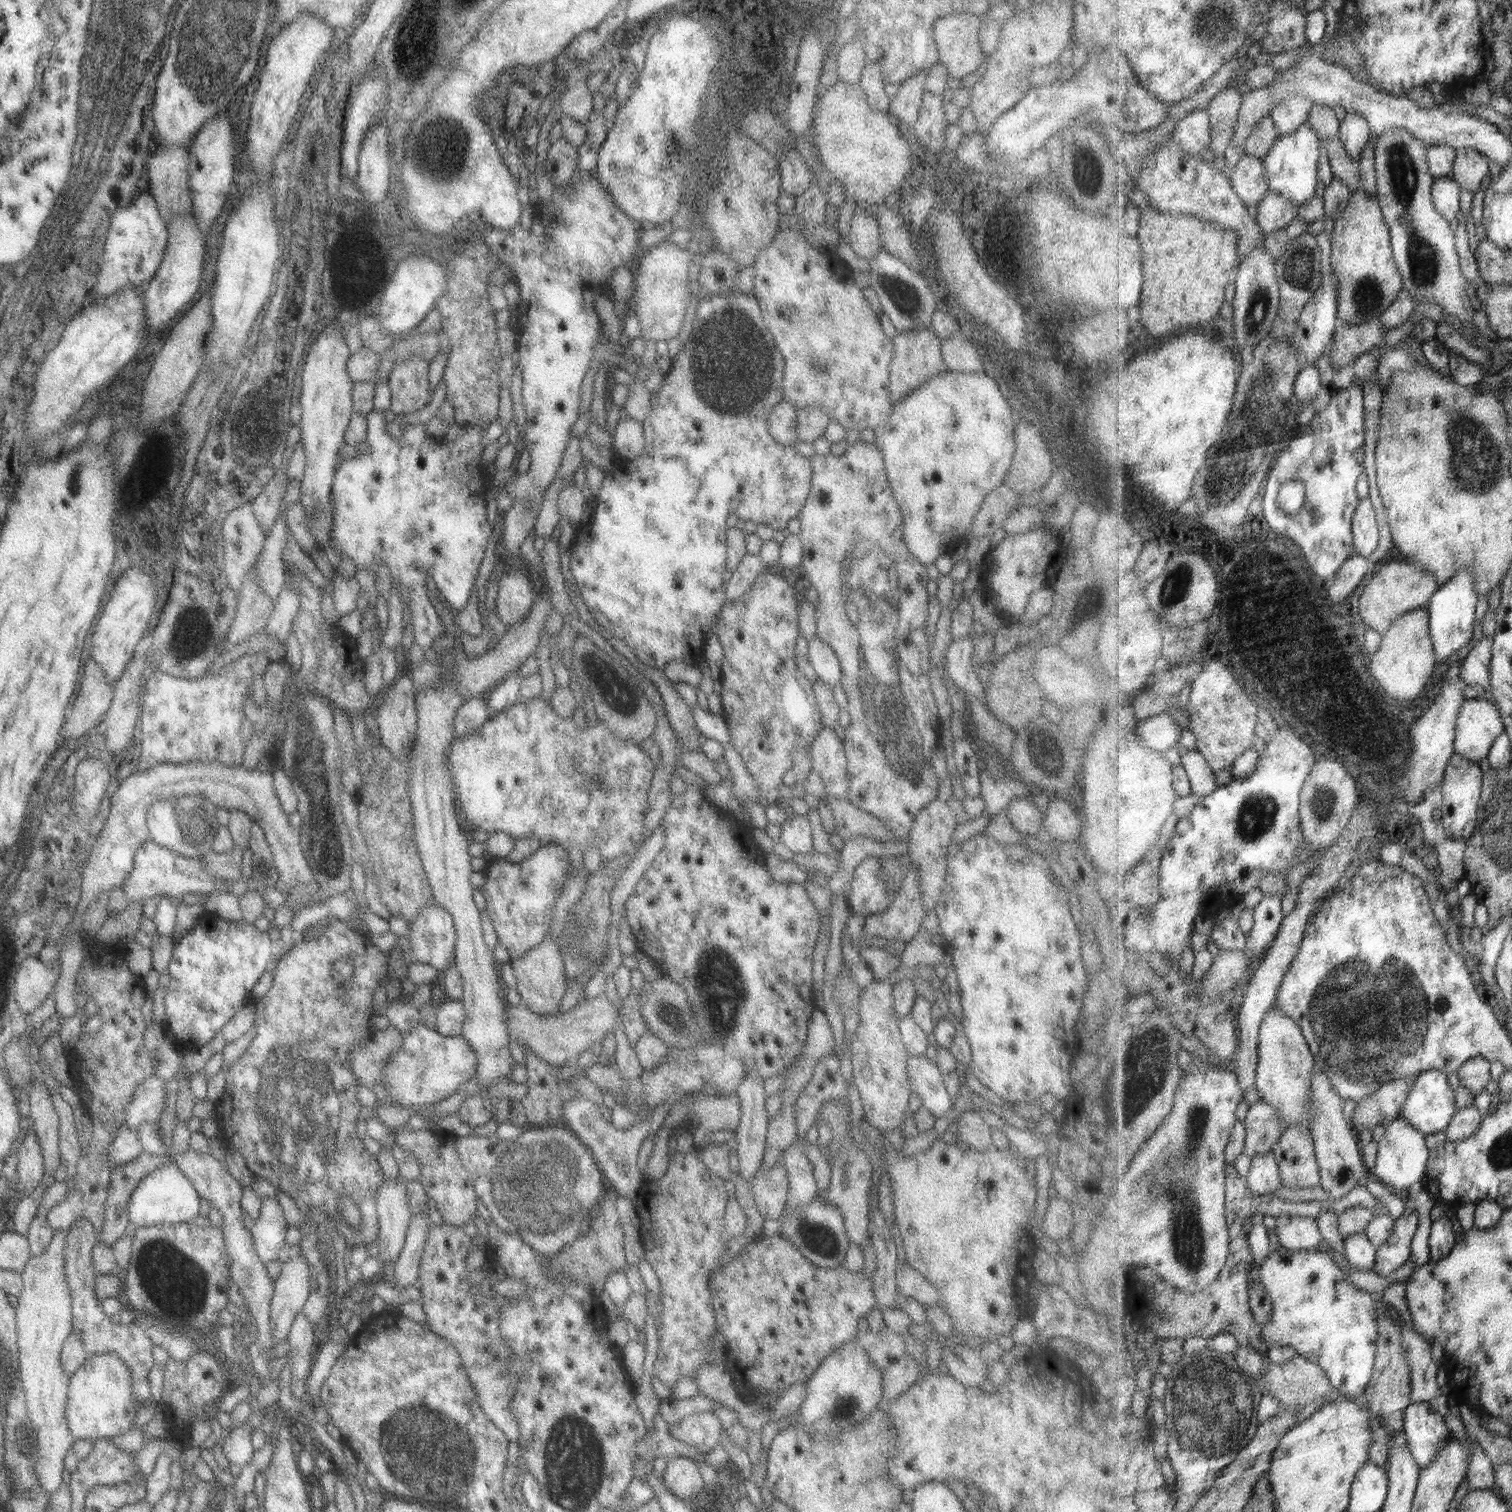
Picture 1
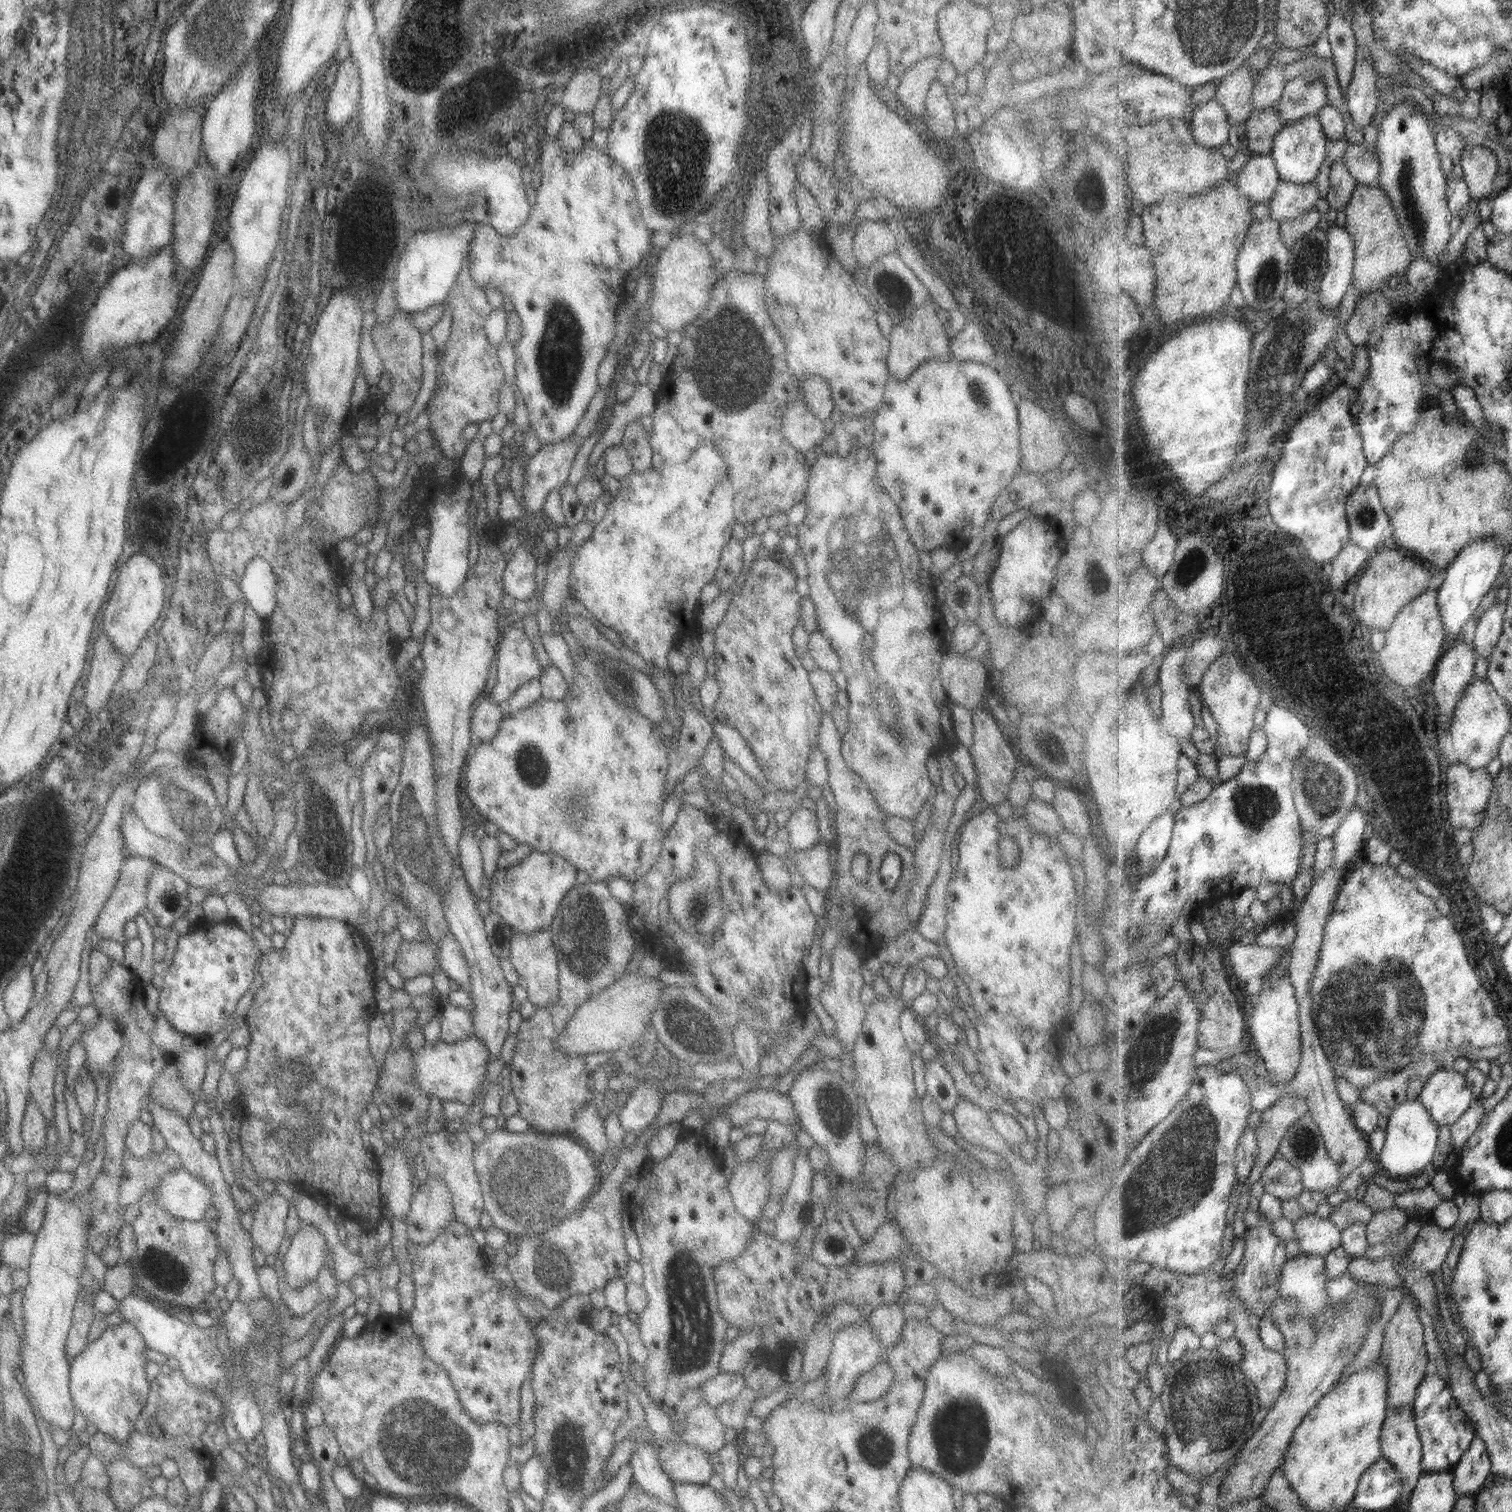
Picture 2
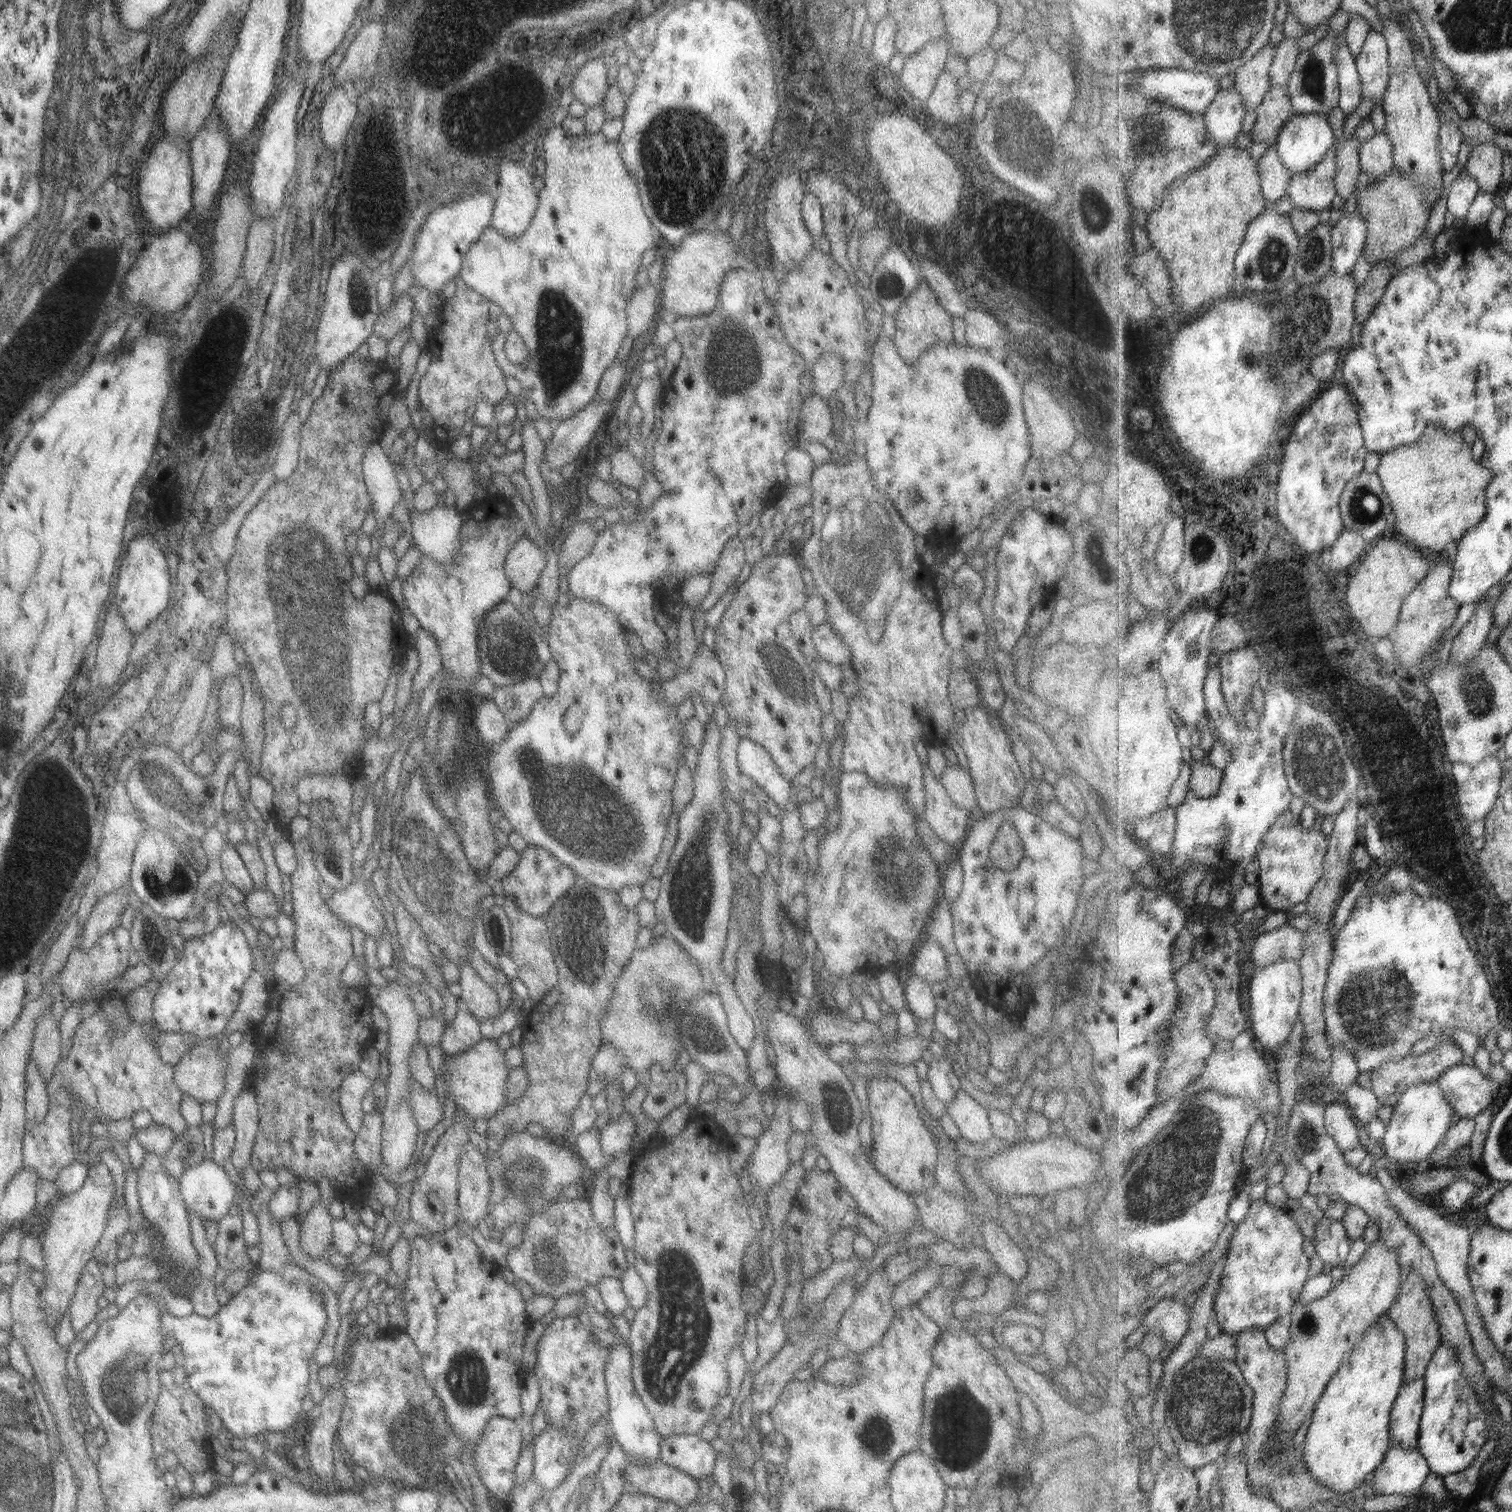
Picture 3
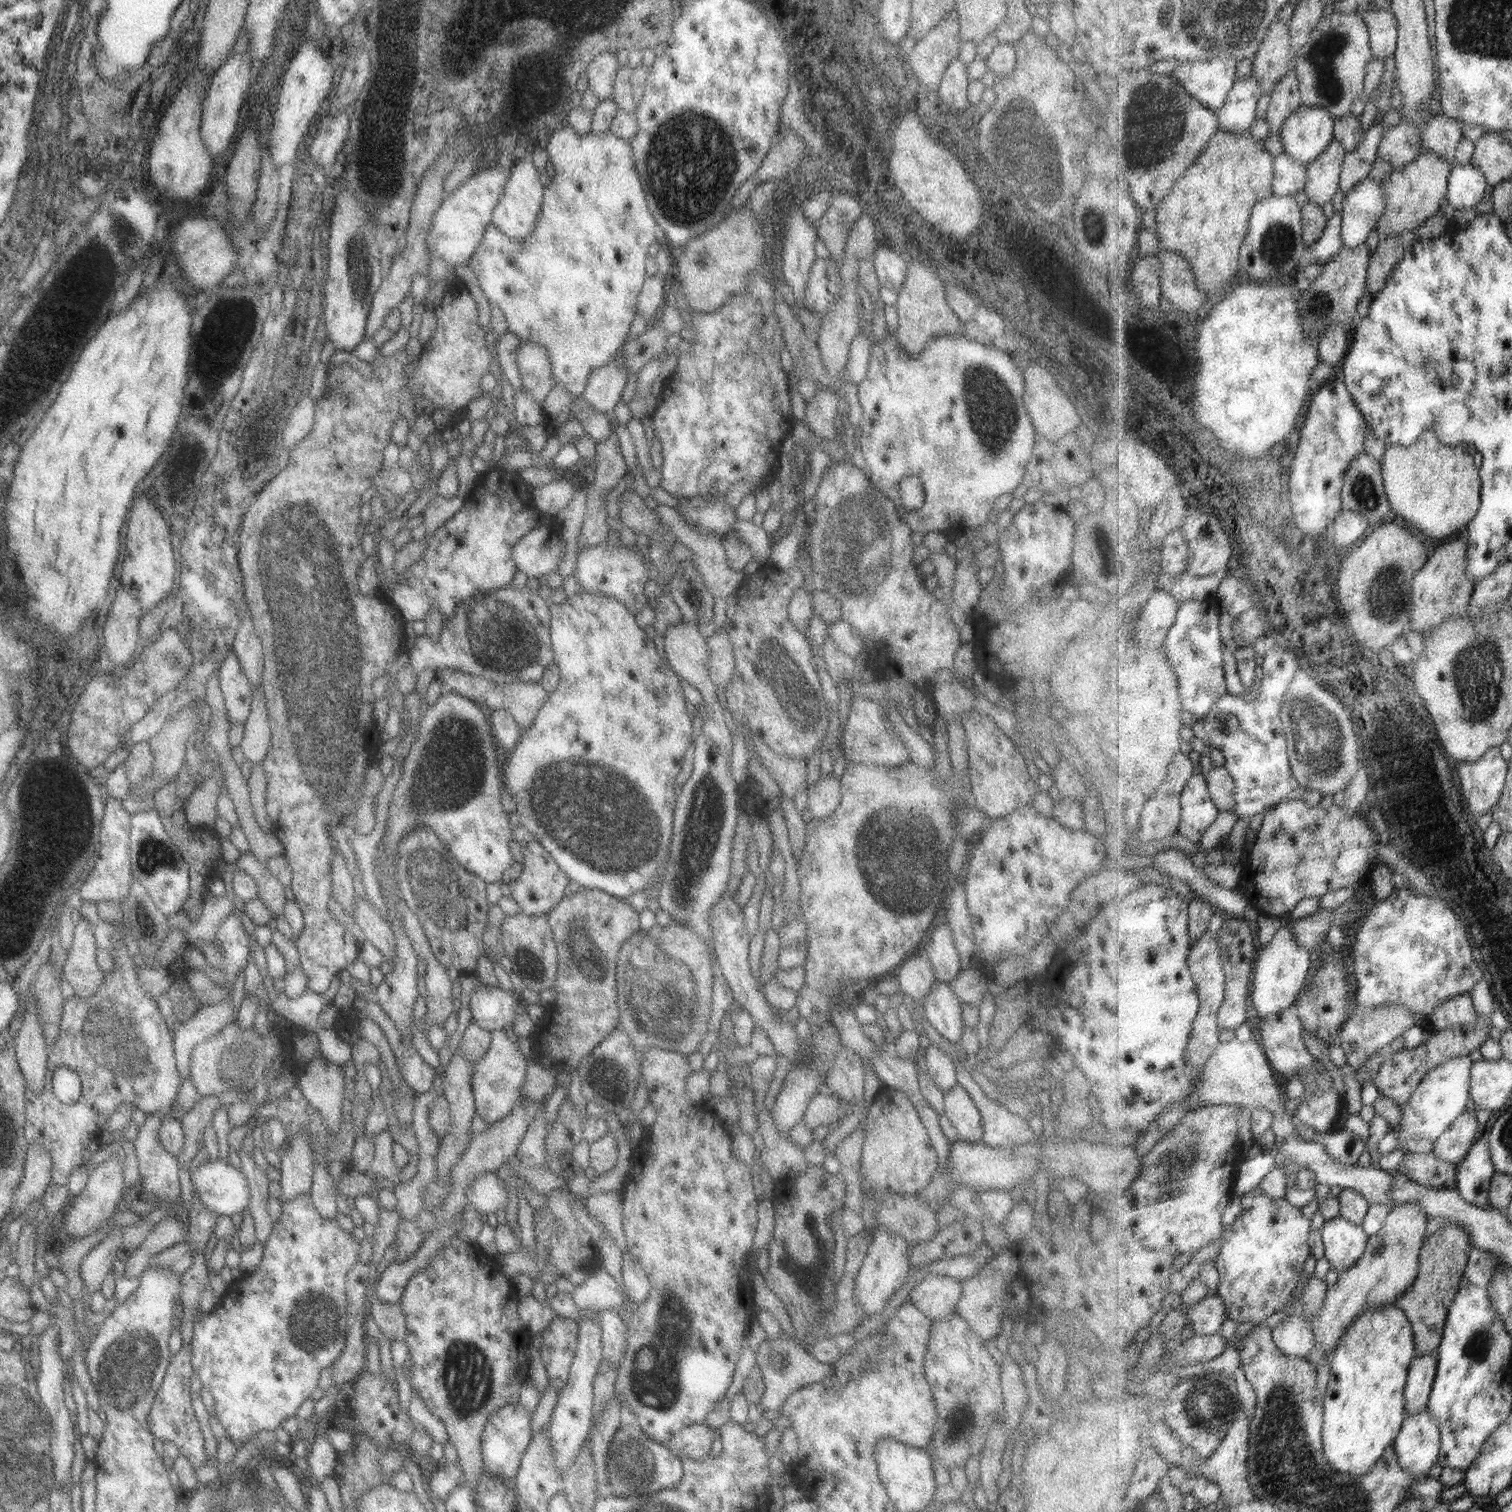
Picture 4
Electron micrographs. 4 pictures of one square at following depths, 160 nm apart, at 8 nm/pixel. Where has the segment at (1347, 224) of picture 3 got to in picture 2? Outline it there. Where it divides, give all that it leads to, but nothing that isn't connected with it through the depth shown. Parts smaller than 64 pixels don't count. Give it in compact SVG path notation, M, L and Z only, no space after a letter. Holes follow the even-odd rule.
M1331 224L1328 231L1328 269L1319 291L1323 308L1339 307L1354 277L1355 239L1345 227Z

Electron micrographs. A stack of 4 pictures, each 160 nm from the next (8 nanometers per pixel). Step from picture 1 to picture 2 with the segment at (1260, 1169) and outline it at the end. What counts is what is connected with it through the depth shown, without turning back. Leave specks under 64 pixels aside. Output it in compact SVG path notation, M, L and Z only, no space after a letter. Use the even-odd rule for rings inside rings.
M1281 1153L1267 1165L1260 1178L1265 1192L1284 1200L1297 1199L1306 1190L1303 1184L1302 1172Z

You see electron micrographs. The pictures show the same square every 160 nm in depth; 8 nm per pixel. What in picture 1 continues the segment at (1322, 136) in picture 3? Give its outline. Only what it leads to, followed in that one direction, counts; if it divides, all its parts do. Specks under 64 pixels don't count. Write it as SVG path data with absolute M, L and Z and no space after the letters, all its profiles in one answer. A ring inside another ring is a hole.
M1307 122L1295 132L1282 136L1264 158L1264 165L1270 178L1270 190L1287 197L1291 202L1302 205L1317 194L1318 166L1322 156L1322 138Z

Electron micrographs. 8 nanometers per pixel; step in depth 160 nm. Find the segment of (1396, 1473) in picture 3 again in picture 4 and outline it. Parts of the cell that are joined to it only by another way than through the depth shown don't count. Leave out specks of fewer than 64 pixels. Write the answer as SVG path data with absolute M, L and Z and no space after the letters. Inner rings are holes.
M1430 1410L1410 1416L1402 1424L1399 1436L1394 1440L1399 1464L1407 1472L1427 1477L1438 1463L1441 1454L1441 1431Z

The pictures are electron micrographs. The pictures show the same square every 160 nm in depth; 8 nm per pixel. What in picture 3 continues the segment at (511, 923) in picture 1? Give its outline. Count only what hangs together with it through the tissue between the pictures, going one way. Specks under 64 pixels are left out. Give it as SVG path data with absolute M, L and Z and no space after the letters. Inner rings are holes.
M527 846L518 854L518 862L509 874L502 876L502 895L513 900L517 909L531 917L543 918L547 915L552 904L573 884L578 882L576 874L559 863L551 854L543 848Z

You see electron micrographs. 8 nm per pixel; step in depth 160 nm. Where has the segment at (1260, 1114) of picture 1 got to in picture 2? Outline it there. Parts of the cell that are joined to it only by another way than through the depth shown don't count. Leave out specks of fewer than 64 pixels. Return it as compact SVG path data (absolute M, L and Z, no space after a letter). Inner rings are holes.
M1287 1096L1280 1097L1271 1108L1268 1108L1262 1113L1260 1118L1260 1123L1256 1127L1256 1137L1258 1144L1258 1155L1257 1162L1252 1168L1252 1173L1249 1175L1249 1178L1245 1180L1243 1187L1240 1190L1239 1198L1237 1199L1237 1208L1235 1208L1235 1220L1232 1222L1233 1232L1235 1236L1238 1236L1244 1233L1244 1228L1246 1224L1244 1223L1243 1217L1247 1210L1248 1200L1250 1198L1249 1191L1250 1186L1253 1186L1255 1182L1261 1181L1263 1171L1267 1168L1267 1165L1277 1156L1277 1153L1280 1152L1280 1144L1284 1139L1284 1136L1288 1133L1289 1128L1293 1126L1302 1116L1307 1115L1308 1112L1308 1100L1304 1096Z

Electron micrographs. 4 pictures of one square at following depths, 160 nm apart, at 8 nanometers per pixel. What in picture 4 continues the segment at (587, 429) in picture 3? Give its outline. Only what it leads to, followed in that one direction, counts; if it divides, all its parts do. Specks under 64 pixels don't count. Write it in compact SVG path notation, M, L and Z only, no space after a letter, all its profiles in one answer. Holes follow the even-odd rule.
M621 350L611 357L607 364L591 371L587 377L581 398L594 410L594 413L609 412L617 402L621 401L623 386L627 380L627 373L623 369Z

